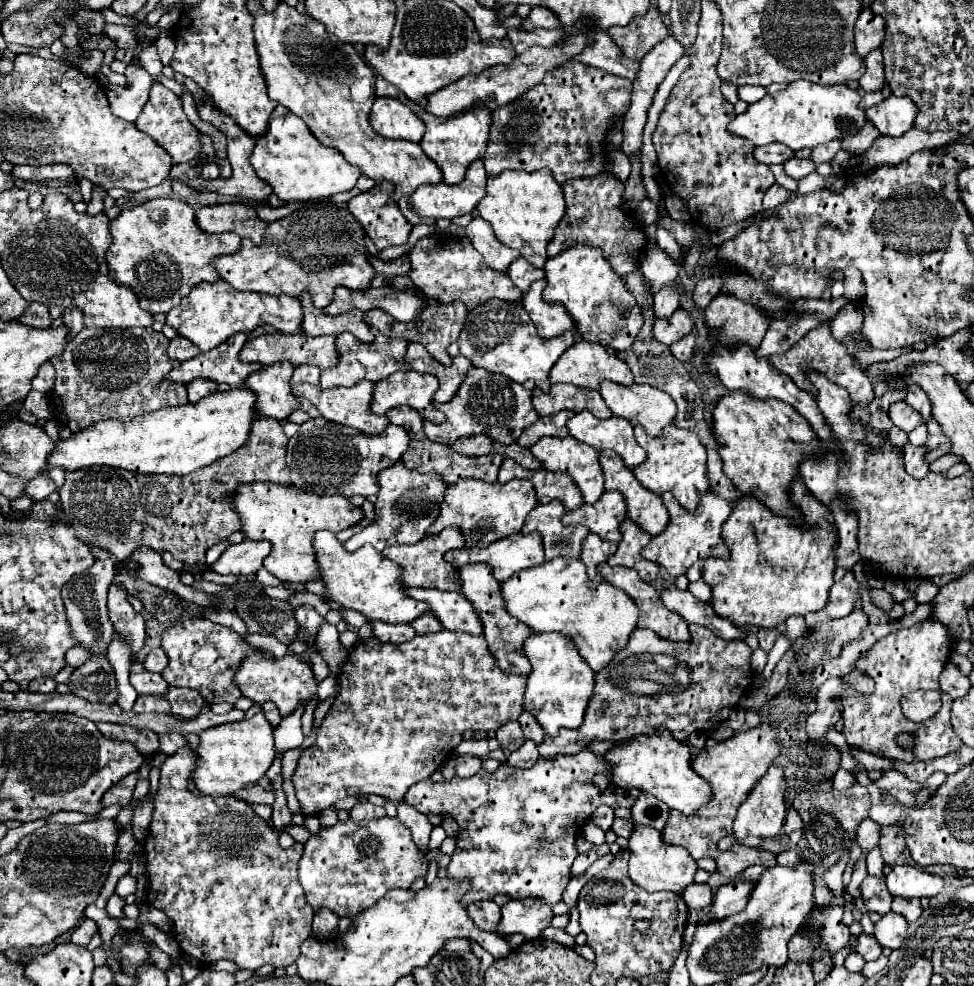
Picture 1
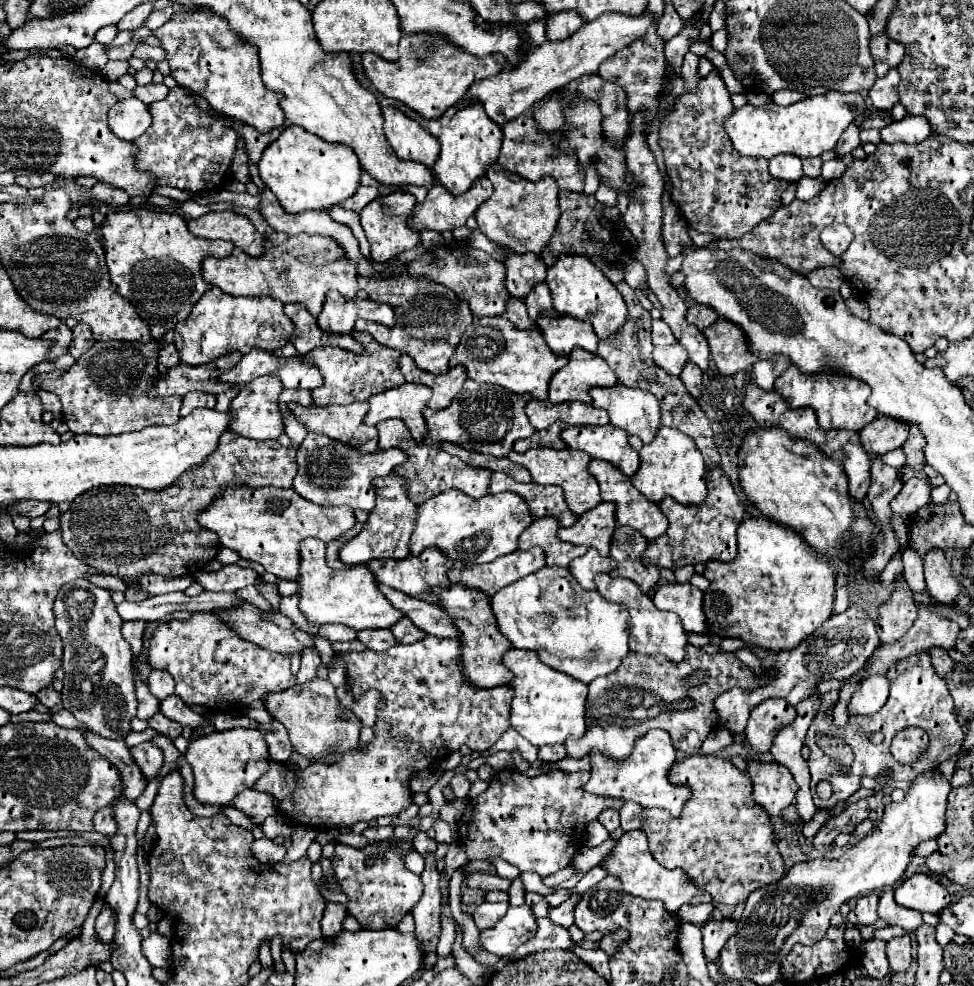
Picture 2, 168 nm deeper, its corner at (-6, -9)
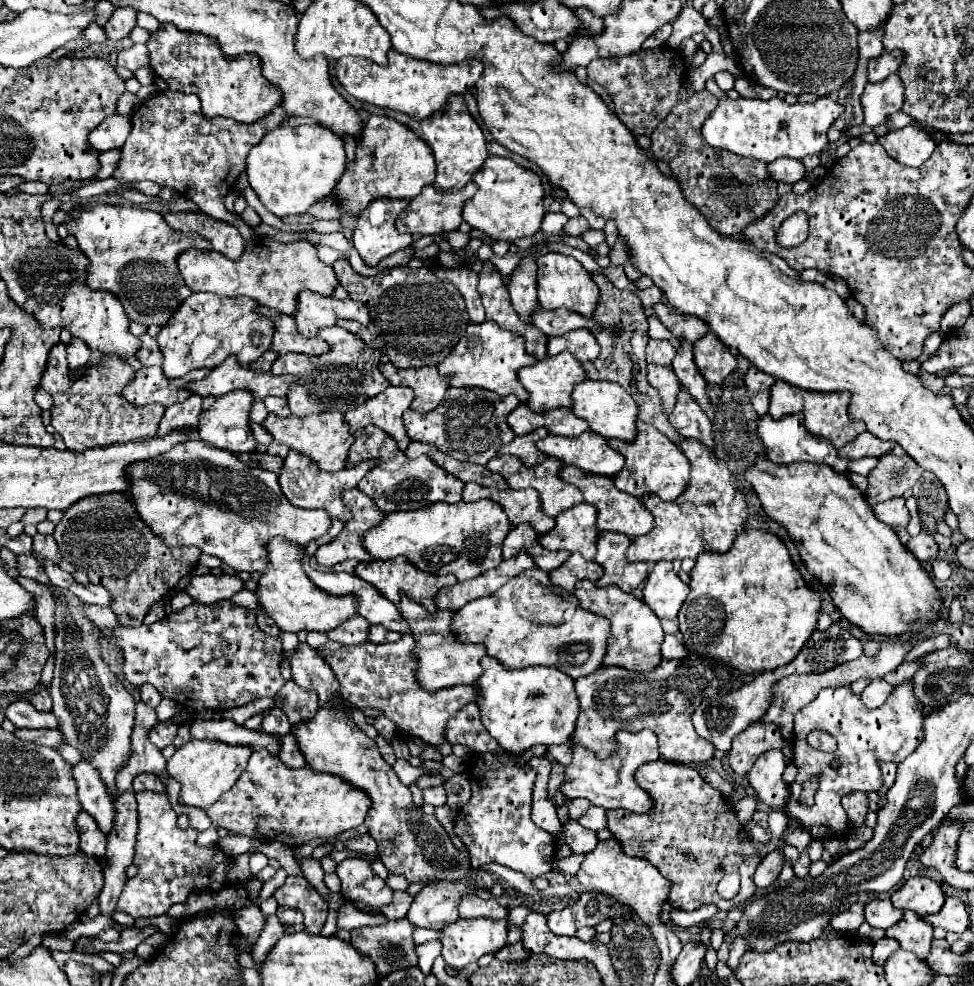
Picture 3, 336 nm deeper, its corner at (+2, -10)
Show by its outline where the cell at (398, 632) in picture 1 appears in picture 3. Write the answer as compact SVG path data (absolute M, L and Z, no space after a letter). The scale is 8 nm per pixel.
M354 615L352 619L346 619L344 623L340 623L334 631L328 631L326 635L330 641L338 641L342 645L356 645L356 643L368 641L368 627L370 623L364 617Z

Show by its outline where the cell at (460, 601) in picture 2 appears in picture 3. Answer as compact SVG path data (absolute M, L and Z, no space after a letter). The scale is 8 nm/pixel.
M402 597L396 605L400 615L408 621L408 627L412 631L412 637L416 639L416 683L424 687L424 691L438 691L444 687L454 685L474 685L476 679L482 675L480 659L486 655L484 645L472 645L472 643L460 643L454 633L450 631L452 623L452 611L436 611L434 615L426 613L426 609L420 603L414 603L408 597Z

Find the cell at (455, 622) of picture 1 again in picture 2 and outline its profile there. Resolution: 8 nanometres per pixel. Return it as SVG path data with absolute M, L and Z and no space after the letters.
M380 584L380 590L398 610L402 610L426 634L432 634L438 638L458 638L460 636L456 630L456 624L452 622L448 610L444 610L442 604L430 604L424 600L408 598L408 594L400 594L398 590L392 590L384 584Z

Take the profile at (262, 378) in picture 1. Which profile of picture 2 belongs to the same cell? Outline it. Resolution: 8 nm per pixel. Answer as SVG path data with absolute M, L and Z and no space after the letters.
M256 378L248 382L248 386L242 386L238 396L230 404L230 410L234 414L230 430L252 440L268 440L268 438L278 438L280 434L284 434L284 418L278 408L278 396L282 390L284 386L280 386L276 378Z

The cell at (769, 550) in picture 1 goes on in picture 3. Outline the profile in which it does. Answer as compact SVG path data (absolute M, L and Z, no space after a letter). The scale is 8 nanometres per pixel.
M744 529L734 545L722 555L700 553L694 569L690 571L690 595L680 607L678 627L682 643L690 653L712 659L724 667L740 673L760 675L788 665L800 653L800 647L810 639L816 629L822 597L806 587L802 575L794 567L788 549L776 533Z

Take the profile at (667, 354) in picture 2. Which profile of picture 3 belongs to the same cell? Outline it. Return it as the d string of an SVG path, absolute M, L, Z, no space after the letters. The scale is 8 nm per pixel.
M648 365L648 383L660 393L664 413L670 415L672 409L674 409L674 405L676 405L678 393L680 393L680 383L676 381L674 371L670 367Z

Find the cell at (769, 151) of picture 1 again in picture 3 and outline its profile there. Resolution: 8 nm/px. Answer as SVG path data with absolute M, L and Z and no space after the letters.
M776 159L776 163L768 165L768 173L778 183L796 183L806 177L806 169L798 159Z

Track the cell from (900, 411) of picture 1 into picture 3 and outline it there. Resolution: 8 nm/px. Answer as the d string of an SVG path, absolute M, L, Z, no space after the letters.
M862 433L858 435L852 443L848 443L846 447L842 447L838 451L840 457L846 457L846 459L862 459L862 457L880 457L888 451L892 451L896 443L884 443L882 439L876 439L872 433Z

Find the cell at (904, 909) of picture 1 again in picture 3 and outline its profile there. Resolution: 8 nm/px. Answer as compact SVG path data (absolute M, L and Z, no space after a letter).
M872 899L872 901L868 901L866 907L864 907L864 913L866 913L866 921L872 927L878 927L878 929L888 929L896 921L900 921L900 917L902 917L902 911L896 911L892 907L890 899L878 899L878 901Z

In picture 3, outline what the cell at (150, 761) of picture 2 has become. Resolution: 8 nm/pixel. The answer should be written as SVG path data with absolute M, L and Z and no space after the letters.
M138 775L134 779L134 791L156 791L156 793L162 793L164 791L164 783L156 777L156 775Z

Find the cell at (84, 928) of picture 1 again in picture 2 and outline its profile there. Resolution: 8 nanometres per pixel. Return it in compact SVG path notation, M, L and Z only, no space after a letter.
M104 906L104 910L100 912L100 916L96 920L96 934L104 944L112 942L112 938L114 938L114 914L108 906Z

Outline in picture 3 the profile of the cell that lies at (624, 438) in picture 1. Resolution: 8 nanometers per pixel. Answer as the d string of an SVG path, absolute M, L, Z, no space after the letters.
M584 431L580 437L548 435L536 447L548 457L560 459L562 465L574 465L586 473L614 477L624 467L624 457L592 431Z

